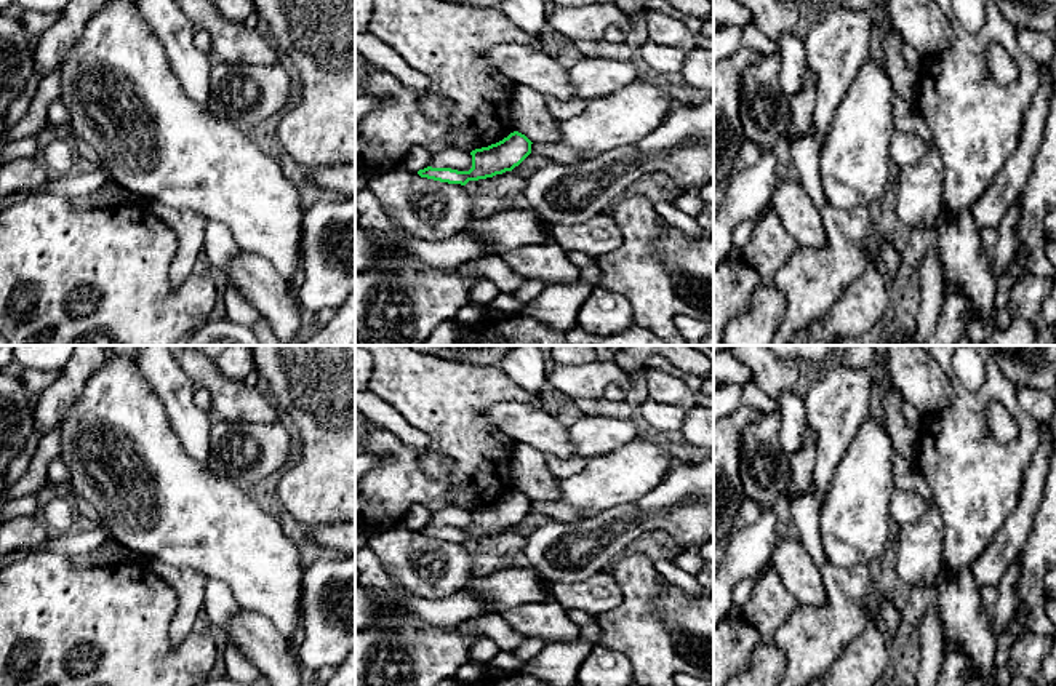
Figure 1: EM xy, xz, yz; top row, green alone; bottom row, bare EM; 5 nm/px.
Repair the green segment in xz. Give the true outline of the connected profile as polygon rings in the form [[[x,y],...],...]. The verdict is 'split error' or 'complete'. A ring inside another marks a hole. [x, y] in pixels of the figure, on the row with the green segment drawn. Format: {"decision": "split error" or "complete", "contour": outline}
{"decision": "complete", "contour": [[[514,131],[496,144],[472,150],[472,168],[469,171],[427,166],[419,170],[418,174],[440,182],[466,185],[469,181],[512,171],[531,154],[531,144],[525,134]]]}

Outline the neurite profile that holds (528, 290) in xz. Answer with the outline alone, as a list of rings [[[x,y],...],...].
[[[523,280],[523,283],[512,294],[518,302],[528,304],[536,299],[544,289],[546,283],[541,280]]]

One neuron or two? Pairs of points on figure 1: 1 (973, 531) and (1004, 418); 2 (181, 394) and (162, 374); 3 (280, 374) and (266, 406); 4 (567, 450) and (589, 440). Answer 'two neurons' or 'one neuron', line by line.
1: two neurons
2: one neuron
3: two neurons
4: two neurons

